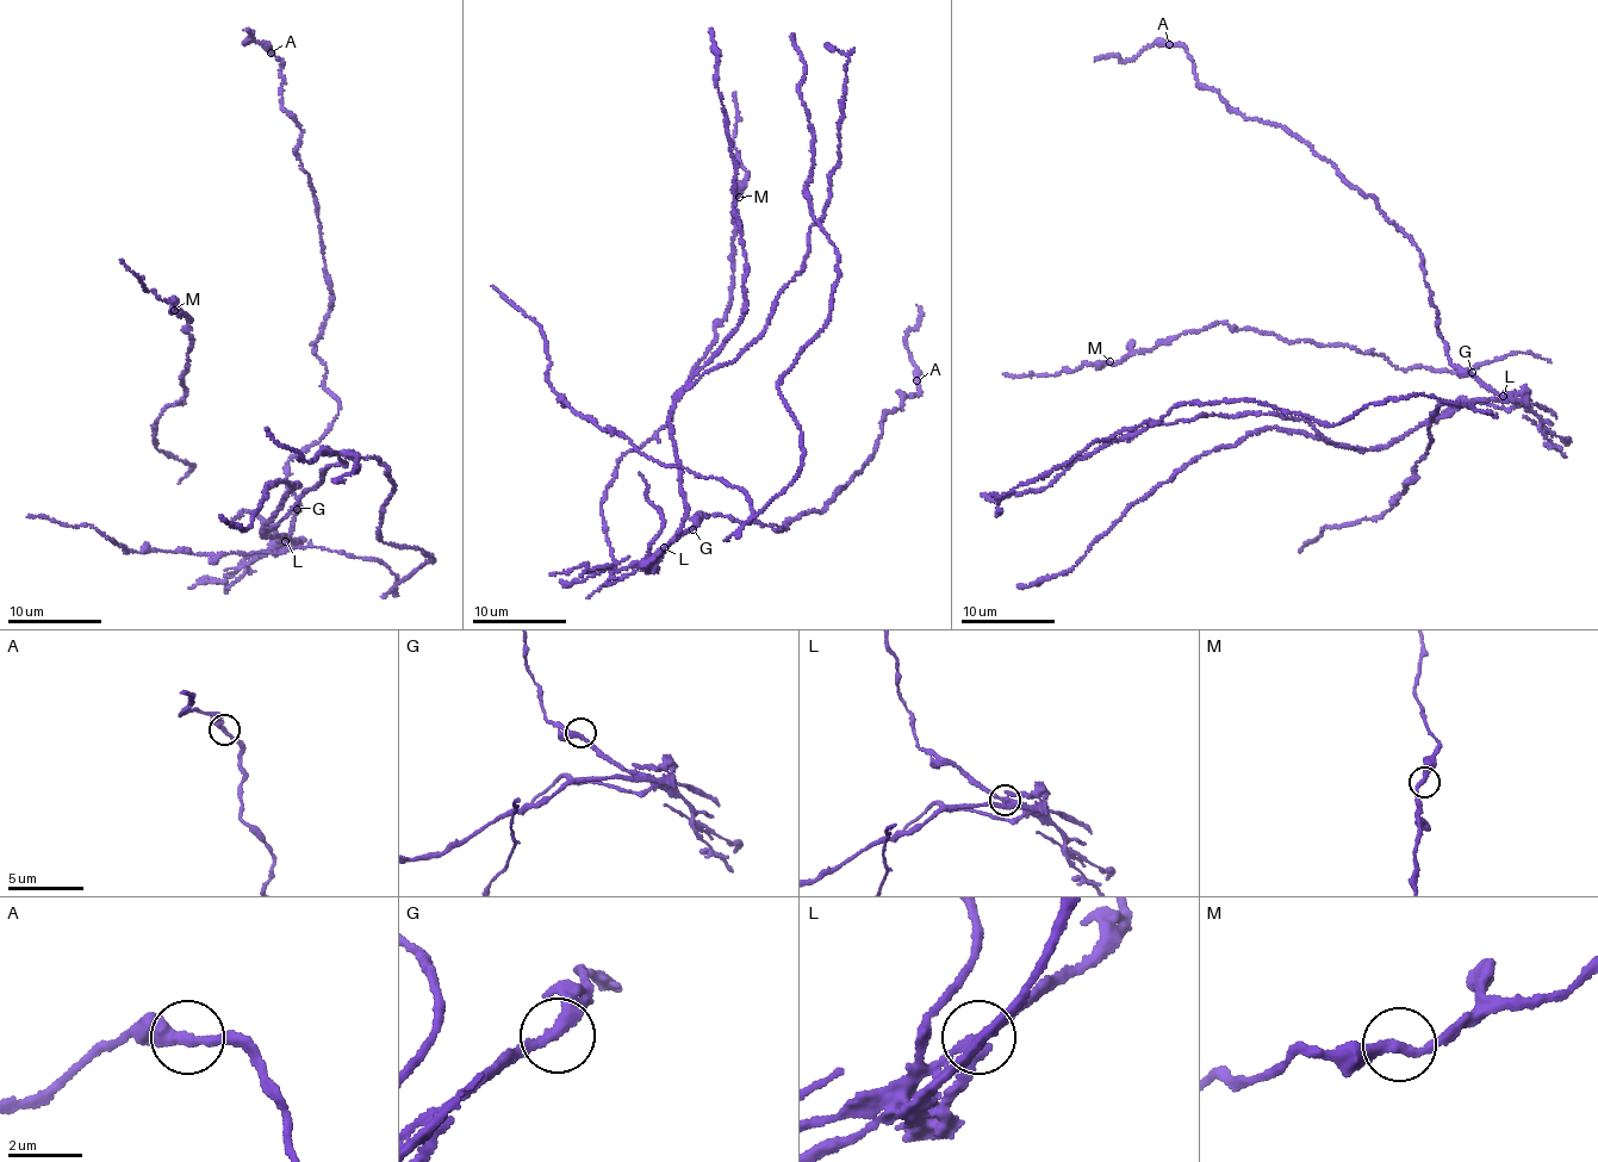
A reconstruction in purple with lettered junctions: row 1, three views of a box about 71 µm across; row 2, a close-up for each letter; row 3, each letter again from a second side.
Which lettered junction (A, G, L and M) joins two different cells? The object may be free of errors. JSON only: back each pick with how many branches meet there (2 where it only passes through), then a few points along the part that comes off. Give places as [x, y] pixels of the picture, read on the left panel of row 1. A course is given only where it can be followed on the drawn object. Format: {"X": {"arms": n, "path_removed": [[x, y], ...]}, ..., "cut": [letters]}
{"L": {"arms": 2, "path_removed": [[285, 541], [339, 453], [377, 457], [380, 540], [434, 560], [129, 553], [26, 517]]}, "cut": ["L"]}

